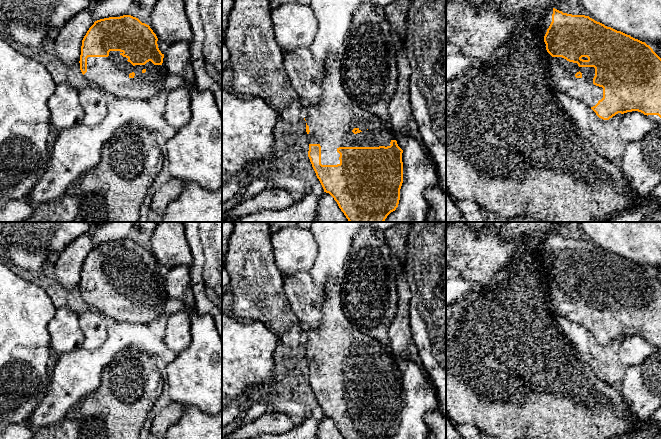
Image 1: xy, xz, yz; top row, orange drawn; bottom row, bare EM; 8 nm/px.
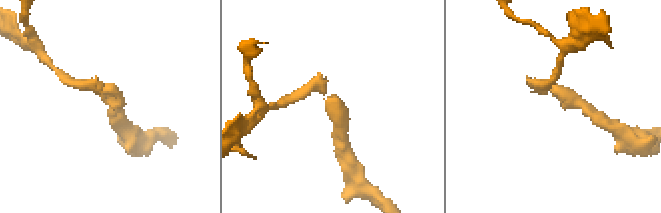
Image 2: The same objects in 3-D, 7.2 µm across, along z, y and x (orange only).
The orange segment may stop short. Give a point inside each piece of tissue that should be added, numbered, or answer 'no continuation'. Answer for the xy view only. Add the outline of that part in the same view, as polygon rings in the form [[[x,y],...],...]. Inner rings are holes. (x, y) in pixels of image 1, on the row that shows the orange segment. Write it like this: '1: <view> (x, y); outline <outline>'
1: xy (111, 74); outline [[[110,51],[108,57],[88,57],[87,72],[84,77],[99,87],[119,98],[132,100],[148,100],[157,96],[163,89],[168,76],[165,57],[161,65],[154,65],[151,61],[145,65],[133,66],[128,58],[123,57],[120,51]]]

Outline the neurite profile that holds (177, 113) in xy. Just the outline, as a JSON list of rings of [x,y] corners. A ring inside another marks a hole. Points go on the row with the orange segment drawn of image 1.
[[[181,85],[172,89],[166,98],[164,119],[175,130],[185,126],[191,117],[190,89]]]

